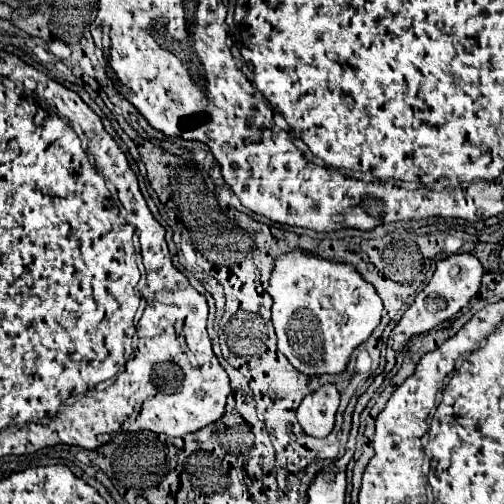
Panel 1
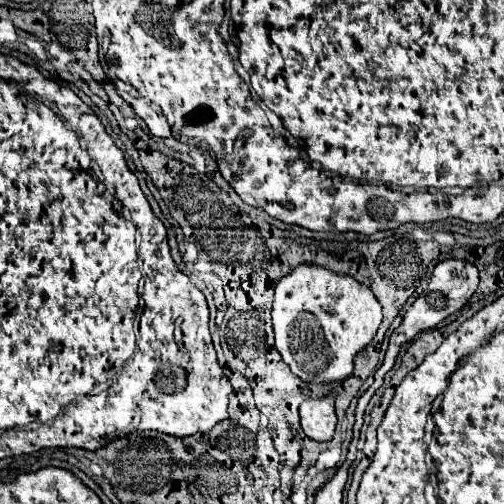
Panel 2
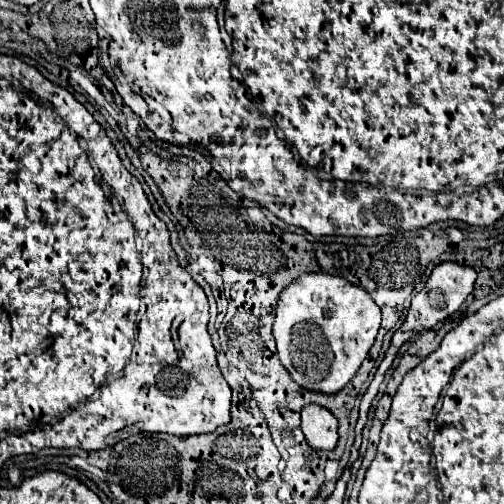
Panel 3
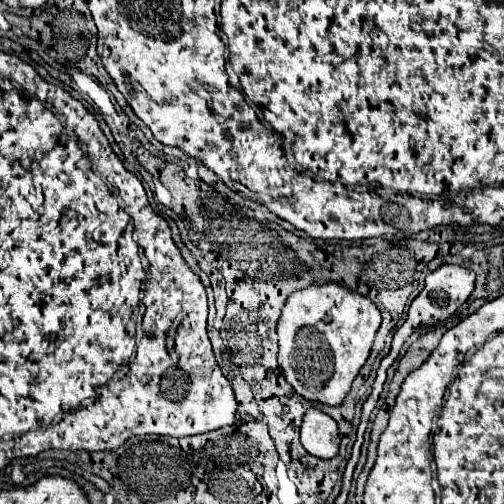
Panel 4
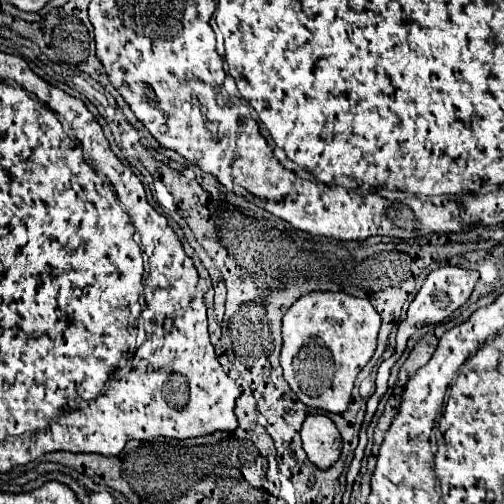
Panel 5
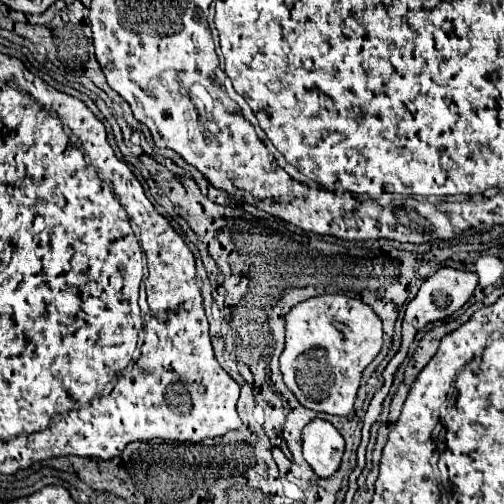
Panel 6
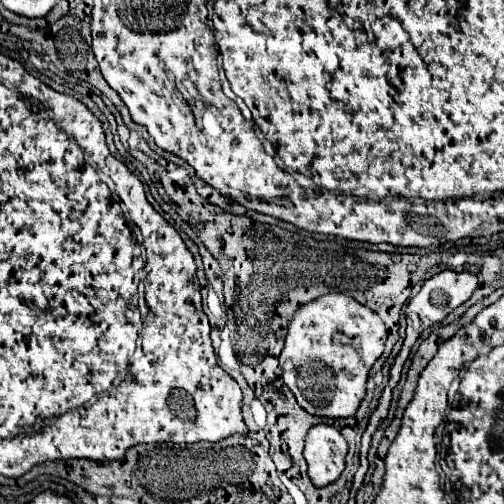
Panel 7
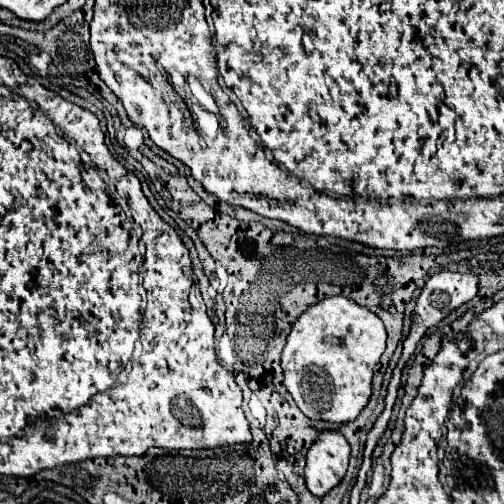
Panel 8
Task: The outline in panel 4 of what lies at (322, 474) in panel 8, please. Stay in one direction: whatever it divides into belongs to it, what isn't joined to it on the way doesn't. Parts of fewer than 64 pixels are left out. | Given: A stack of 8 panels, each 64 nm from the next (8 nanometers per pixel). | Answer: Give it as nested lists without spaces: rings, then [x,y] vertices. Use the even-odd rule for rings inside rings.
[[[310,408],[304,414],[304,422],[300,428],[302,446],[318,458],[332,458],[338,454],[340,434],[338,424],[332,416],[318,408]]]

